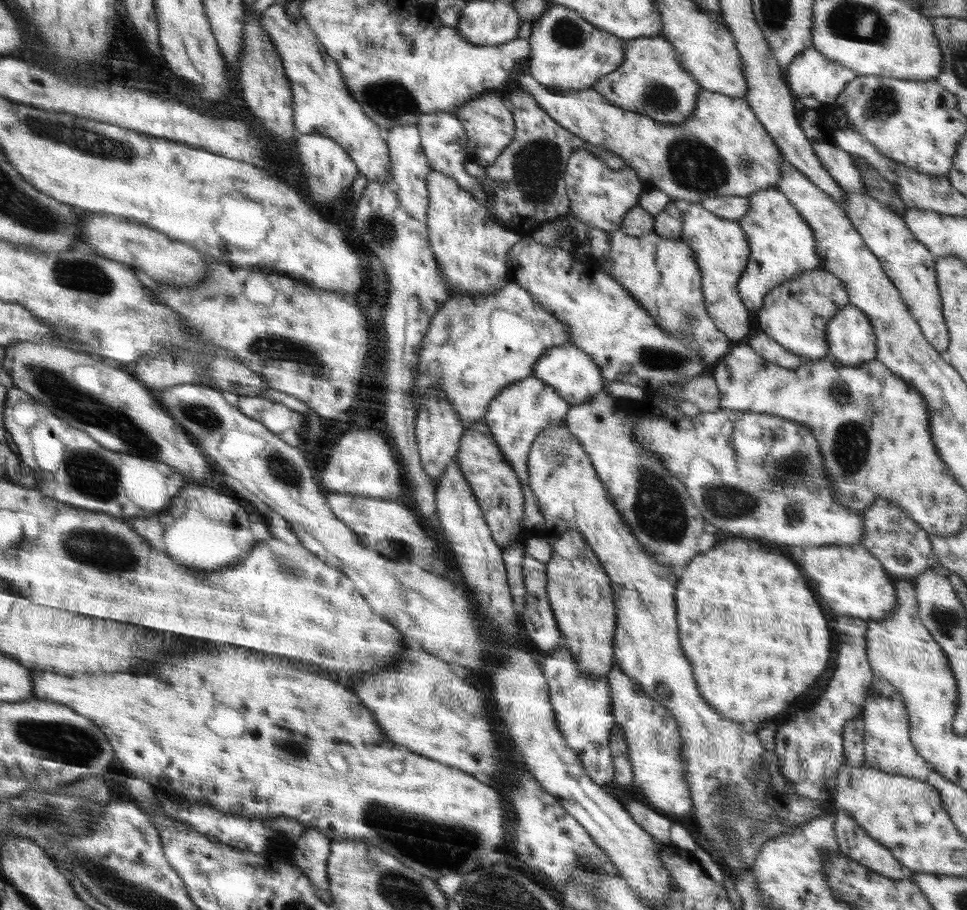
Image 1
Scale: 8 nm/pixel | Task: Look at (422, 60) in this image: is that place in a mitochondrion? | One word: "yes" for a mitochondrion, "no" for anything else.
no

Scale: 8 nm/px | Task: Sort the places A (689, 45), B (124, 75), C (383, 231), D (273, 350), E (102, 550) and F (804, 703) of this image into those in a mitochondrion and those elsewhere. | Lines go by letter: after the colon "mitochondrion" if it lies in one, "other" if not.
A: other
B: other
C: mitochondrion
D: mitochondrion
E: mitochondrion
F: other

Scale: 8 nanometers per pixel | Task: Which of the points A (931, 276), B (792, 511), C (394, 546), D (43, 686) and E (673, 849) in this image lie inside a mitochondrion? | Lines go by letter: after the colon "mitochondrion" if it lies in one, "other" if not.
A: other
B: mitochondrion
C: mitochondrion
D: other
E: other

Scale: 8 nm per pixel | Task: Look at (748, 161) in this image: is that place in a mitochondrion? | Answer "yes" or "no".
yes

